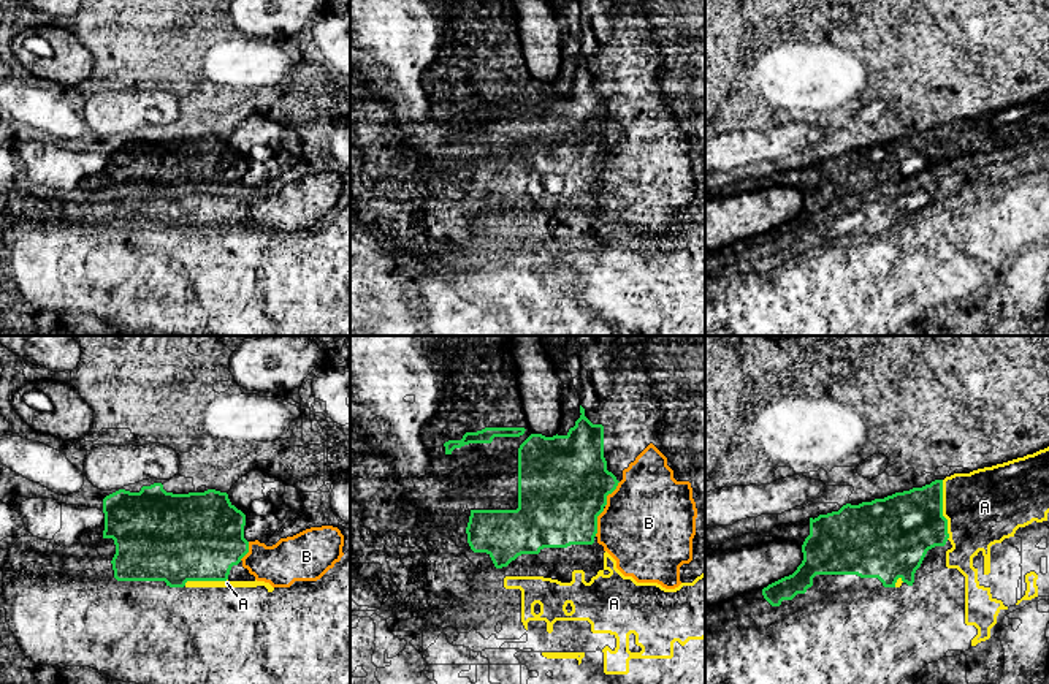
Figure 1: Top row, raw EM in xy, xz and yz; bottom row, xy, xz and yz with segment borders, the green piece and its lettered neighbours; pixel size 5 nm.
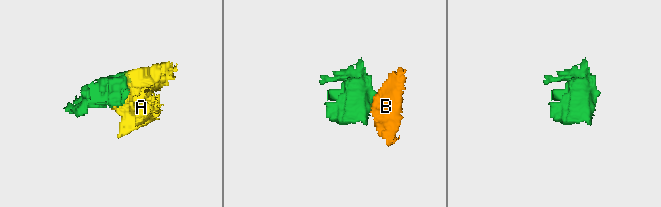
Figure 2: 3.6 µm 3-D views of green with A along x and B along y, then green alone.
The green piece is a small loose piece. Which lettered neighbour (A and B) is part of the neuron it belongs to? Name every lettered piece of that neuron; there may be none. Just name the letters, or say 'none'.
A

